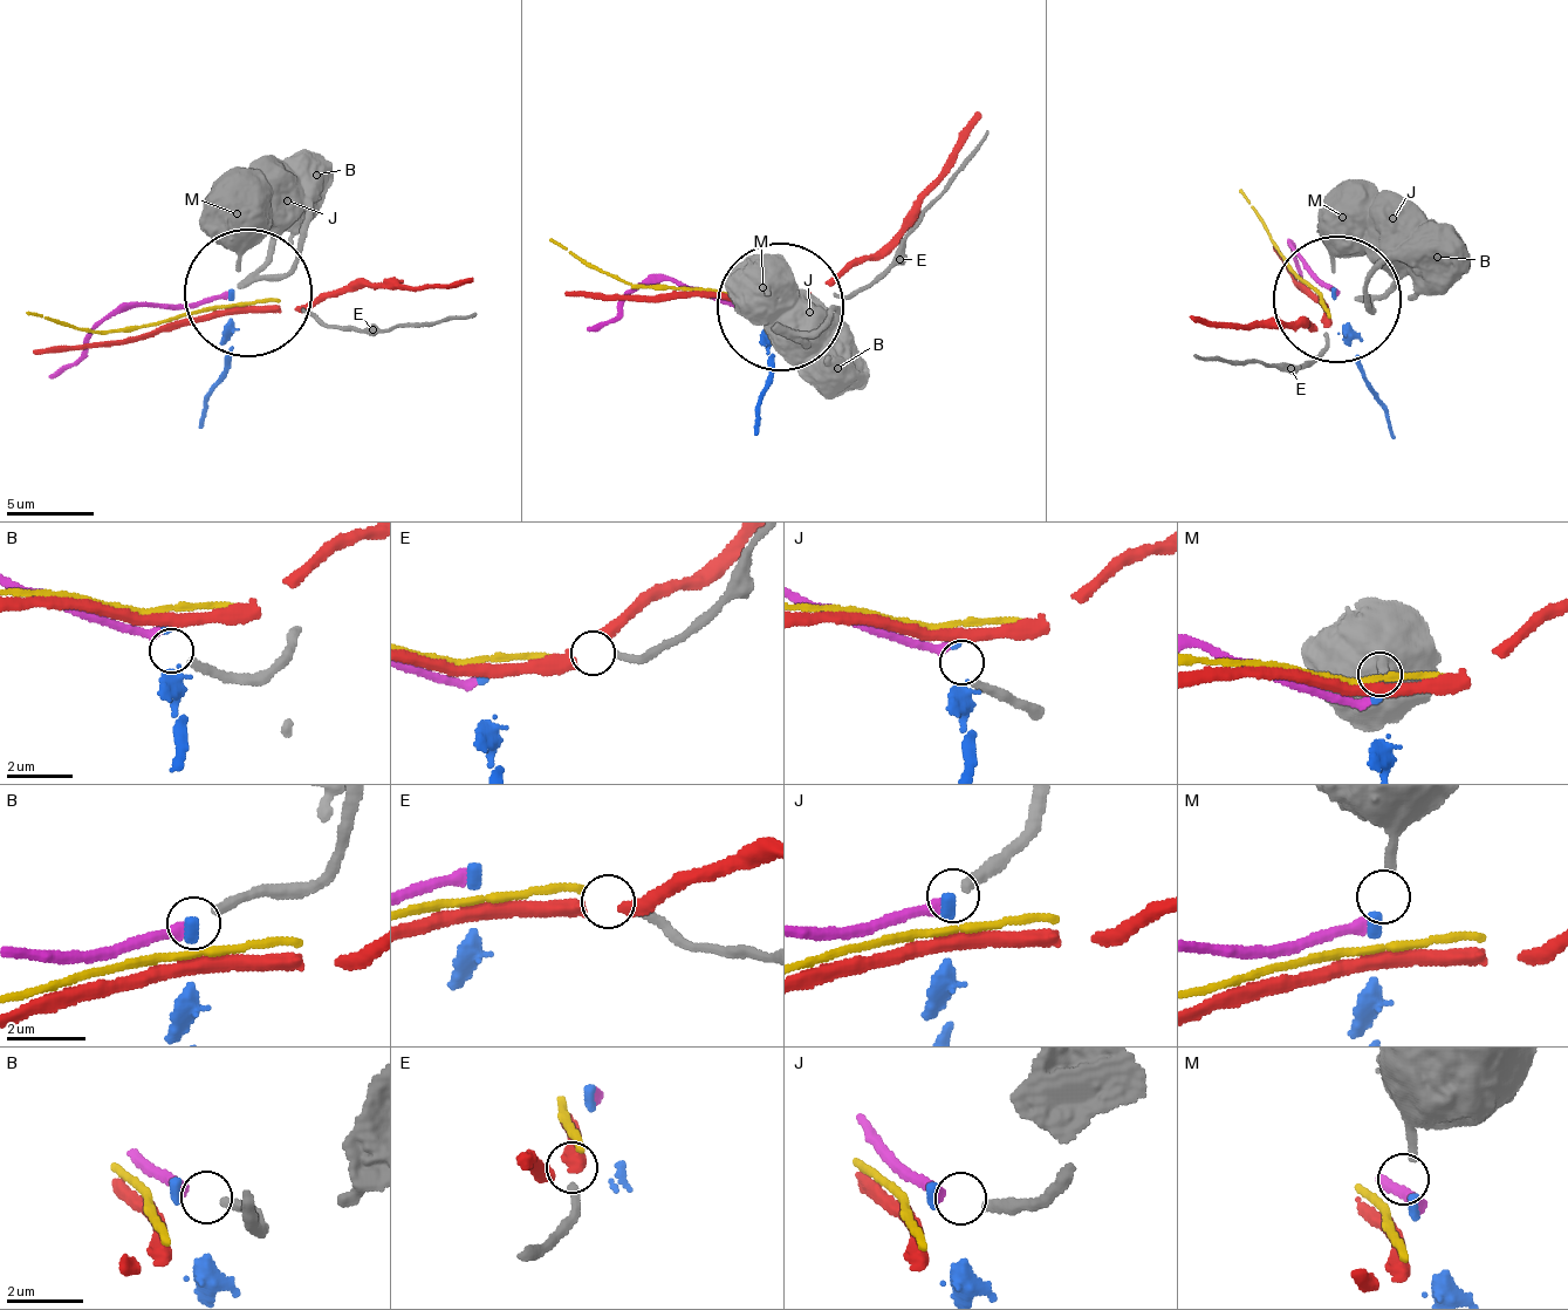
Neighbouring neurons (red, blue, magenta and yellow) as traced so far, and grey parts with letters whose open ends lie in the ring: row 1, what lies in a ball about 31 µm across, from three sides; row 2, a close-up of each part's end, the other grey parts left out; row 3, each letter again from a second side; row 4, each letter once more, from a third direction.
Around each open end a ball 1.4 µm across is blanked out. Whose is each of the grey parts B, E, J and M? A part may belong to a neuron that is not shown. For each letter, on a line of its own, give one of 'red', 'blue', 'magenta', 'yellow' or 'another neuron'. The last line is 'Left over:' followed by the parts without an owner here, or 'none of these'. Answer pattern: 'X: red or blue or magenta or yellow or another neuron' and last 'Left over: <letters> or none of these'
B: magenta
E: yellow
J: another neuron
M: blue
Left over: J

